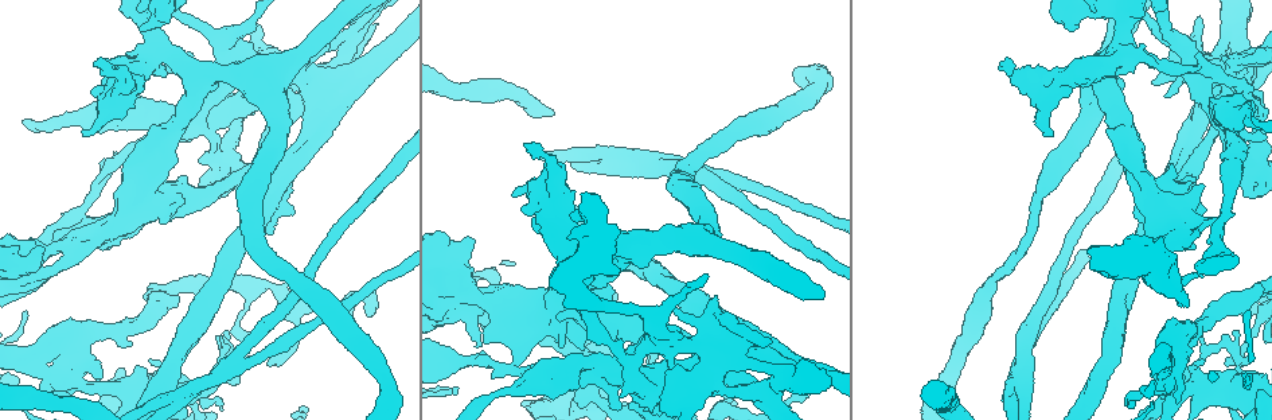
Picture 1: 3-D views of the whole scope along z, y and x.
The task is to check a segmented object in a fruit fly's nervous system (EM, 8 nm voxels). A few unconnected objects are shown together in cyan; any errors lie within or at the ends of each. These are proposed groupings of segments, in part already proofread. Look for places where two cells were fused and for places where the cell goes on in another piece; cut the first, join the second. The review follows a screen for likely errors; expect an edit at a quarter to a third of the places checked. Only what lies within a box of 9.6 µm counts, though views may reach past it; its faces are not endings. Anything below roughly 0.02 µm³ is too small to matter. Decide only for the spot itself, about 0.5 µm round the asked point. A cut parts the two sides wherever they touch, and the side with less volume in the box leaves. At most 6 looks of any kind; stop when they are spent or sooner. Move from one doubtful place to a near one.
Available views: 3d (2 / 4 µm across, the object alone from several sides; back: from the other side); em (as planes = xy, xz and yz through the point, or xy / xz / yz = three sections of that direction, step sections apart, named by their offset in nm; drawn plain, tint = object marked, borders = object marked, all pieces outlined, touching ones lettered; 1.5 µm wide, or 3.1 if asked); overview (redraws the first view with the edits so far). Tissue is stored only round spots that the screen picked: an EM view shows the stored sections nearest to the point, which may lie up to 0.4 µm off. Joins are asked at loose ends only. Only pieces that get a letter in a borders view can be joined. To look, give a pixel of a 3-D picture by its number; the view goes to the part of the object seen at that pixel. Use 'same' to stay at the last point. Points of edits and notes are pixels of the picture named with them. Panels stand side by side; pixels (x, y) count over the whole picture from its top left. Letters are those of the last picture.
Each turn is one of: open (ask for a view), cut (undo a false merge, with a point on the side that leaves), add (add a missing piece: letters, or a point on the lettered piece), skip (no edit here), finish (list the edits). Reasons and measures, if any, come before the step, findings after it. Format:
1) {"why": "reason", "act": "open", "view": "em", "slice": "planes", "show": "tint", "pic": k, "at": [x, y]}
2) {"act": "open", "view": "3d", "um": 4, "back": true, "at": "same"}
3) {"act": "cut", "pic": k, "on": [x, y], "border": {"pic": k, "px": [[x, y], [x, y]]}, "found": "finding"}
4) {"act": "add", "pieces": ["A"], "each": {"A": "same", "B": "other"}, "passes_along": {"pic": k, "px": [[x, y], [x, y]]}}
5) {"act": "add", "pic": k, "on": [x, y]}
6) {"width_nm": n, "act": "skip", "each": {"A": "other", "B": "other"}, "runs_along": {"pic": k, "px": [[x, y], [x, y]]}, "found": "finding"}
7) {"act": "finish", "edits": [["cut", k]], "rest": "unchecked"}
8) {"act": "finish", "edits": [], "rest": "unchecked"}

{"why": "an open end", "act": "open", "view": "em", "slice": "planes", "show": "borders", "pic": 1, "at": [1199, 360]}

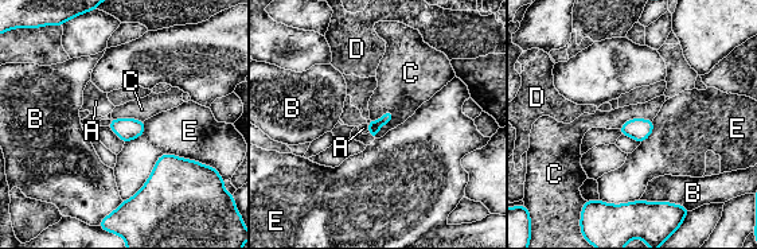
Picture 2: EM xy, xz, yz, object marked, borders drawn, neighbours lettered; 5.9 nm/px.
{"act": "skip", "each": {"A": "other", "B": "other", "C": "other", "D": "other", "E": "other"}, "border": {"pic": 2, "px": [[393, 111], [394, 116], [375, 137]]}, "found": "none of them fits"}

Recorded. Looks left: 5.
{"why": "sharp bend", "act": "open", "view": "3d", "um": 2, "pic": 1, "at": [1223, 214]}

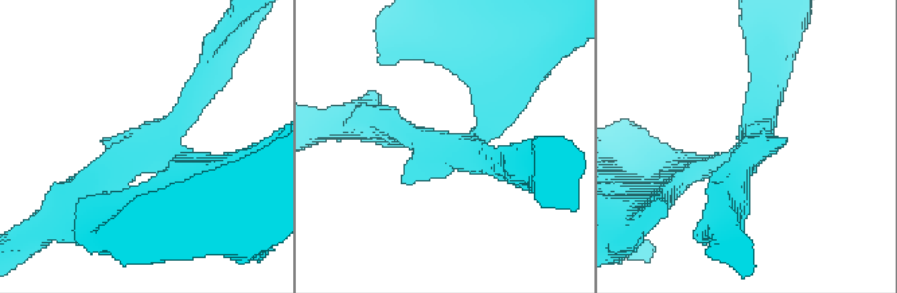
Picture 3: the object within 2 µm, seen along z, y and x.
{"arms": 3, "act": "open", "view": "em", "slice": "planes", "show": "tint", "pic": 3, "at": [470, 139]}

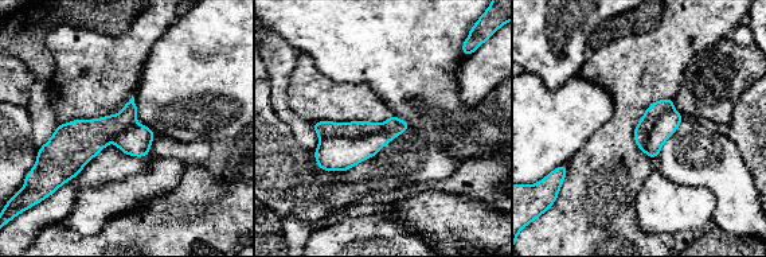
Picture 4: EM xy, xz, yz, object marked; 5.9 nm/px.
{"why": "what lies round it", "act": "open", "view": "em", "slice": "planes", "show": "borders", "at": "same"}

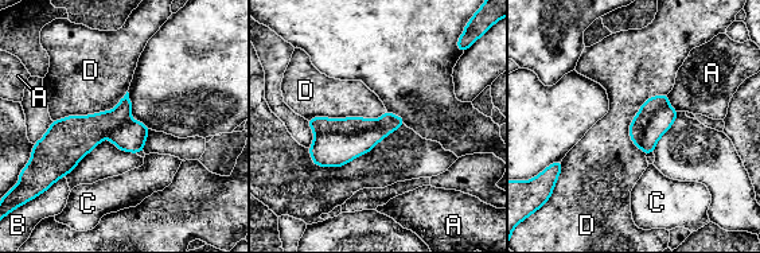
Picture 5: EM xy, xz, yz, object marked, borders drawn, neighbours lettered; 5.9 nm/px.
{"act": "cut", "pic": 5, "on": [331, 150], "each": {"A": "other", "B": "other", "C": "other", "D": "other"}, "found": "a second cell is stuck on"}

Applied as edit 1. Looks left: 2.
{"act": "finish", "edits": [["cut", 5]], "rest": "unchecked"}

